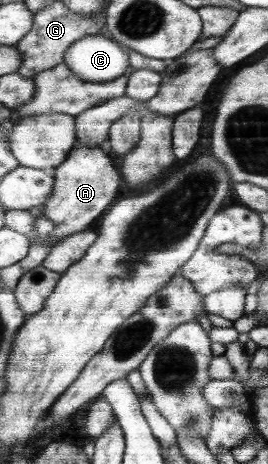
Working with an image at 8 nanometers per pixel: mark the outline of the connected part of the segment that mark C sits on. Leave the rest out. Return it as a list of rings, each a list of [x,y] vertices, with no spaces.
[[[108,33],[87,36],[71,46],[64,60],[83,80],[103,83],[121,78],[132,67],[129,52]]]

